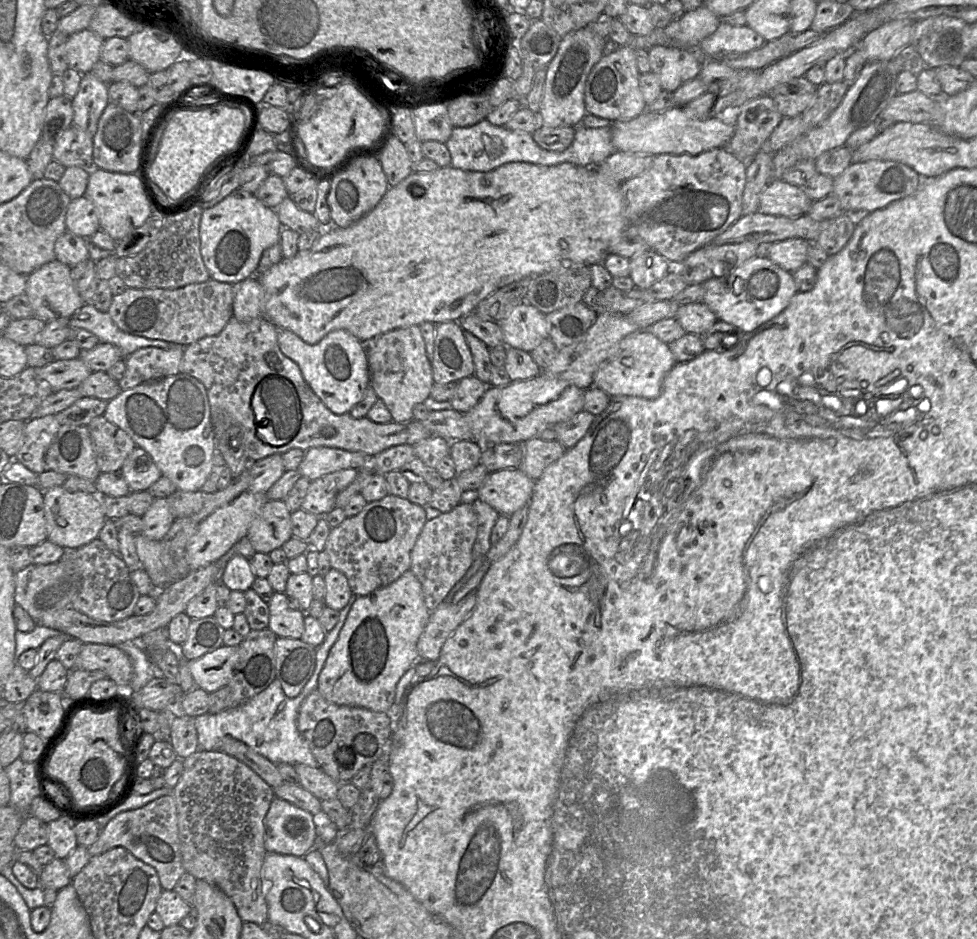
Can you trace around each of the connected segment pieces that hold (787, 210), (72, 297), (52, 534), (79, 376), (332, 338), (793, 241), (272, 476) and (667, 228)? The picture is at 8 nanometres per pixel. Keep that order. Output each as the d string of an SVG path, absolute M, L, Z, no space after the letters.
M773 178L761 193L758 210L768 215L798 217L808 212L812 202L801 187Z
M57 259L42 265L27 276L25 294L34 310L34 317L45 323L58 319L69 319L85 304L71 277L71 267Z
M57 486L43 491L43 496L49 541L65 550L75 550L98 538L107 520L99 495L69 492Z
M80 358L54 360L35 370L39 378L49 383L53 392L77 388L92 373Z
M278 328L277 341L281 352L298 365L306 383L331 412L337 415L347 414L362 400L369 385L369 369L365 346L355 336L345 330L335 330L325 335L317 344L310 345L293 332Z
M790 238L766 245L762 253L782 269L793 273L807 262L810 242L803 238Z
M273 454L249 464L251 484L249 491L266 493L284 474L284 464L281 454Z
M714 148L697 155L690 154L659 154L654 156L652 165L638 176L621 183L621 192L624 199L625 216L628 228L634 228L651 250L664 256L672 265L682 262L690 253L711 243L717 236L726 231L736 220L742 216L742 199L746 183L747 163L737 159L727 148Z

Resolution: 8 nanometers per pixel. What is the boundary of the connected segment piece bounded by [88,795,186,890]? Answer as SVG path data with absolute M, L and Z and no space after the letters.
M173 795L159 797L138 809L116 815L106 824L88 852L92 857L115 847L124 847L136 858L152 866L157 871L162 888L174 890L186 871L182 863L177 808Z

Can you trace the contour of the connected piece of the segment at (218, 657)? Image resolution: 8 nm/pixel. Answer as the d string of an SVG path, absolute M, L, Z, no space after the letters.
M221 646L213 652L190 660L188 667L196 685L208 693L227 686L240 656L239 646Z

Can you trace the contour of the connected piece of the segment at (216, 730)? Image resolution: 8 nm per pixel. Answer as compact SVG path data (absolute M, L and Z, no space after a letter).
M352 593L347 605L339 611L340 615L337 624L331 631L327 632L326 638L317 652L315 670L298 696L294 698L287 697L281 682L276 678L265 690L239 706L227 708L217 714L206 713L196 716L194 724L198 734L199 750L220 751L220 741L226 737L233 737L245 743L274 764L305 764L310 767L319 767L308 743L298 731L298 712L305 698L317 689L319 675L326 663L330 650L337 641L347 616L358 597L361 596Z

